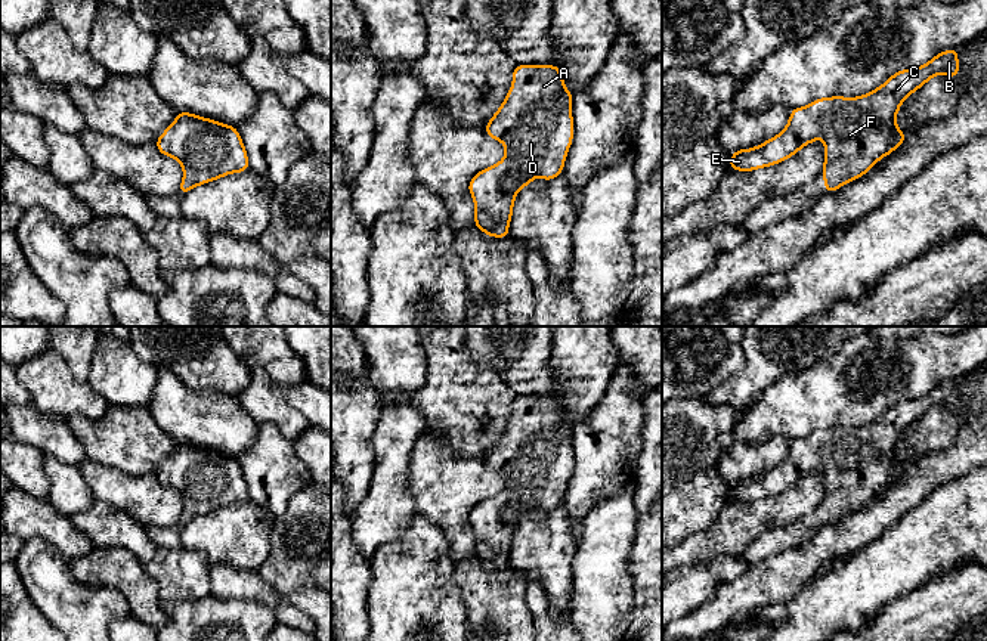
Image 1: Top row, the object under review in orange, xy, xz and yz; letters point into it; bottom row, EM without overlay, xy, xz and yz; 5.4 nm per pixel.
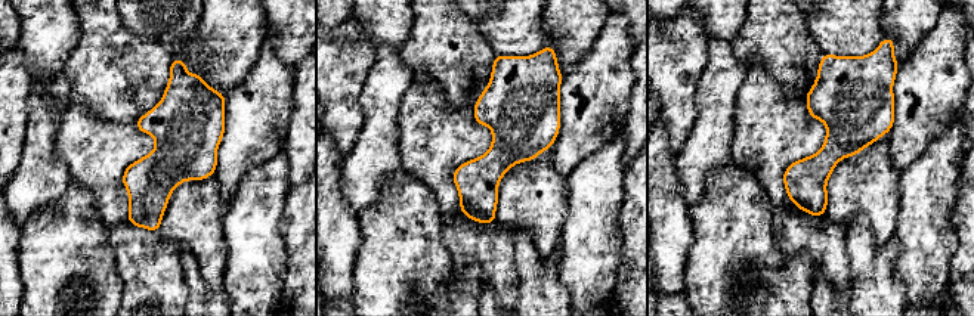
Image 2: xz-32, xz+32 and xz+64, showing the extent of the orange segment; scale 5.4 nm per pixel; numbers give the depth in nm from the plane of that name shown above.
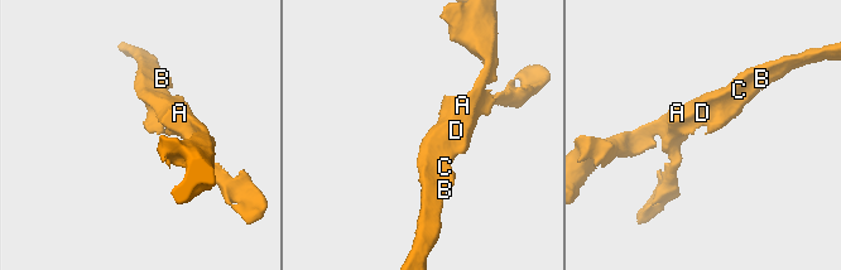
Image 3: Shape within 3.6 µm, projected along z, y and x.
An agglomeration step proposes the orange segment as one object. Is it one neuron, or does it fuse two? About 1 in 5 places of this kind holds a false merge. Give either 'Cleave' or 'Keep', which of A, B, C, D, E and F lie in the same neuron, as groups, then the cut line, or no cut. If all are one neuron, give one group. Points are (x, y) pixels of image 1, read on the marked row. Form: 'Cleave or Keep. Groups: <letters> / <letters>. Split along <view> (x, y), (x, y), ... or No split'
Keep. Groups: A B C D E F. No split

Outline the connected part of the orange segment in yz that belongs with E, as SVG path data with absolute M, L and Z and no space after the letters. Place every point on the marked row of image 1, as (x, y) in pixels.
M944 50L928 64L901 69L882 86L858 97L822 97L790 111L785 130L752 149L739 149L730 168L743 173L783 162L807 143L824 142L824 189L839 189L866 174L906 139L897 127L897 112L906 97L934 75L959 72L957 50Z

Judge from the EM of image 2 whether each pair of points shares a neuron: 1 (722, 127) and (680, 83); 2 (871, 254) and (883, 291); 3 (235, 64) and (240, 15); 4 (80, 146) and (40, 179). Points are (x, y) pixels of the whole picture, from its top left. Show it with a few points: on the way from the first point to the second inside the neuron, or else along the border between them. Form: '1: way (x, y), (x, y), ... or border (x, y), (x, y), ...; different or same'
1: border (705, 64), (693, 96), (696, 118), (689, 130); different
2: way (871, 263), (874, 282); same
3: way (238, 52), (238, 27); same
4: border (61, 126), (55, 155), (70, 177); different

